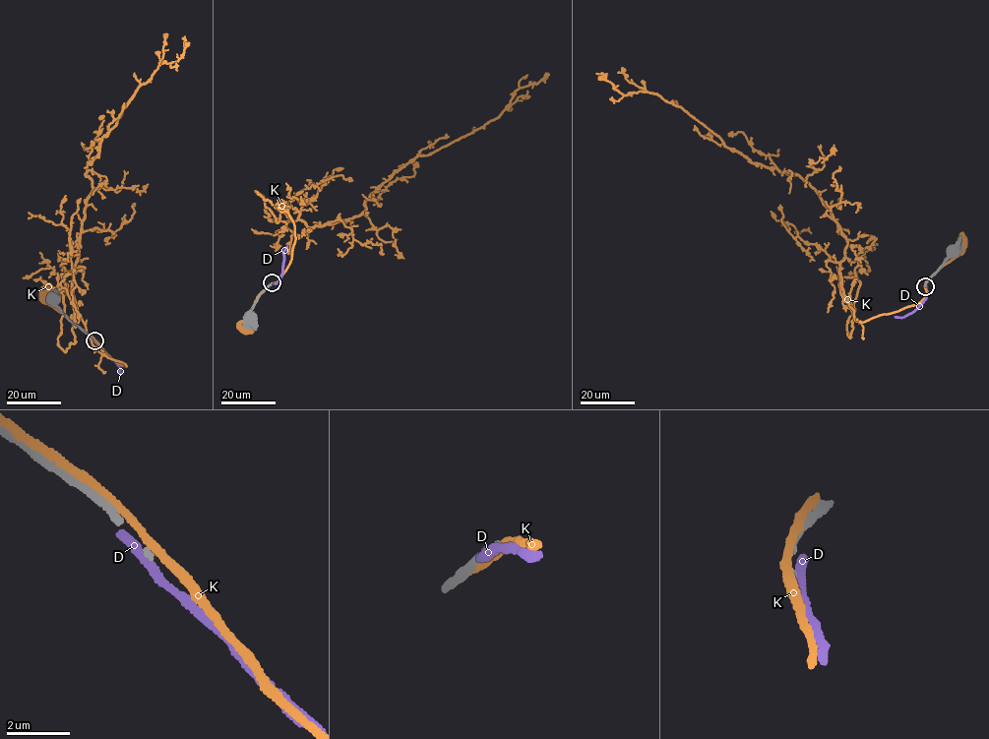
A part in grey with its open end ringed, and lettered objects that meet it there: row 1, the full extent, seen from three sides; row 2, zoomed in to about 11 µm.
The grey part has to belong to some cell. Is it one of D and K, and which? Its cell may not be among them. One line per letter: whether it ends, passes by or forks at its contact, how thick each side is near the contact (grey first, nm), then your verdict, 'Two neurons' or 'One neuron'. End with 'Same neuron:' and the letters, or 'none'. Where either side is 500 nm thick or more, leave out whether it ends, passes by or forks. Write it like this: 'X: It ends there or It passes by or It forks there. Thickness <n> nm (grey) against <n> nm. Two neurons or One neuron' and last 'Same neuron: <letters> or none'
D: It passes by. Thickness 100 nm (grey) against 280 nm. Two neurons
K: It passes by. Thickness 100 nm (grey) against 240 nm. Two neurons
Same neuron: none

